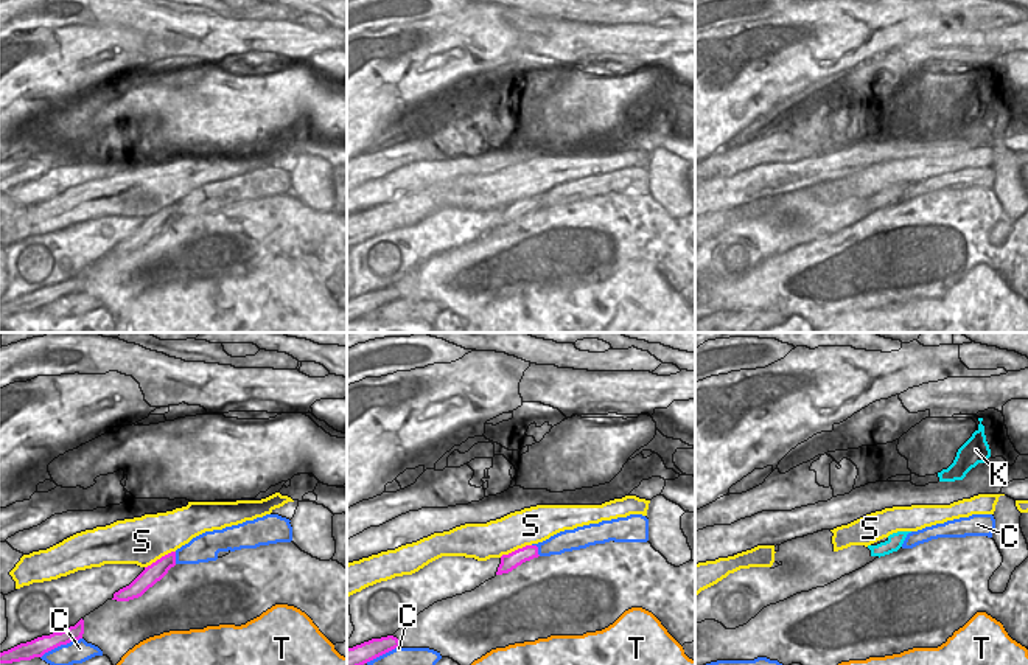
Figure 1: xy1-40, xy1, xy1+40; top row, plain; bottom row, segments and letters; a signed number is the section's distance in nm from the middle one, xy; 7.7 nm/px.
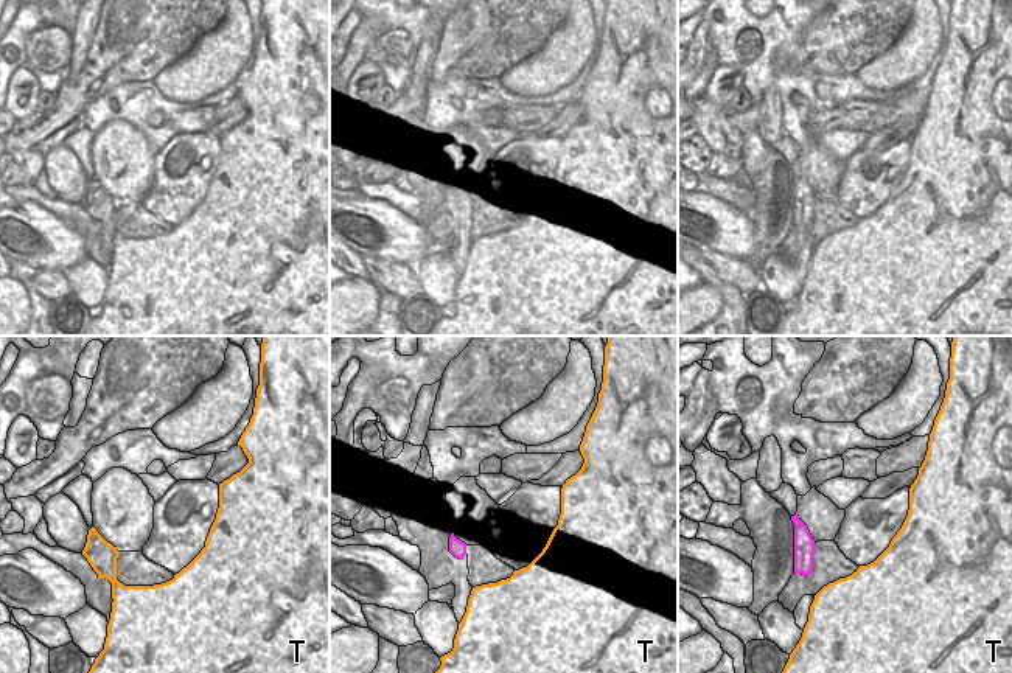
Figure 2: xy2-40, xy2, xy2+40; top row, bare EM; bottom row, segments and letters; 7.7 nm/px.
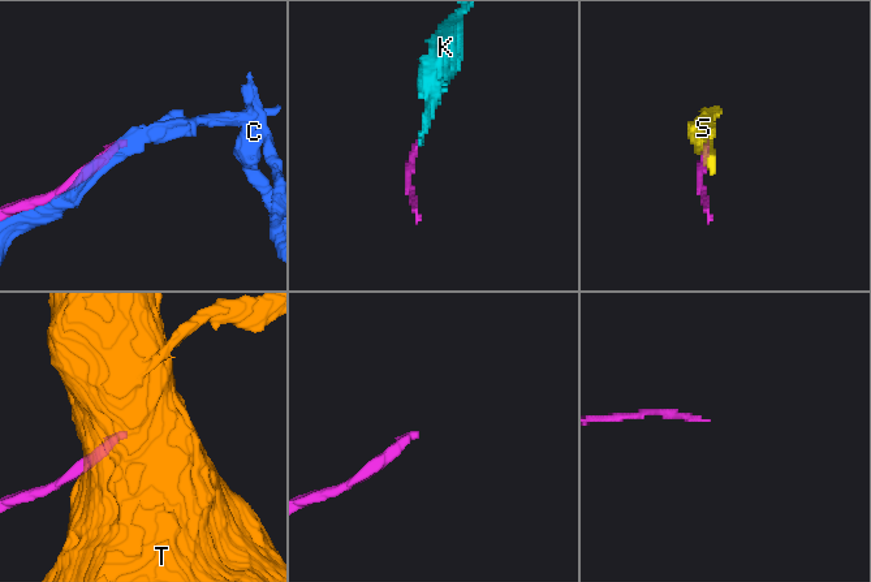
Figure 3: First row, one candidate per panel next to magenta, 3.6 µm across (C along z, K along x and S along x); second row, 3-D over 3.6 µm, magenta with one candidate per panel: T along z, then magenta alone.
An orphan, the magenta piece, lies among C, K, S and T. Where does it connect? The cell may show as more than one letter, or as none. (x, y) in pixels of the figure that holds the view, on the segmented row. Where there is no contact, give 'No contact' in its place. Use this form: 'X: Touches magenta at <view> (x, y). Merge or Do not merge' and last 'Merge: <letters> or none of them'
C: Touches magenta at xy1-40 (61, 644). Do not merge
K: No contact. Merge
S: Touches magenta at xy1 (515, 550). Do not merge
T: No contact. Do not merge
Merge: K.

